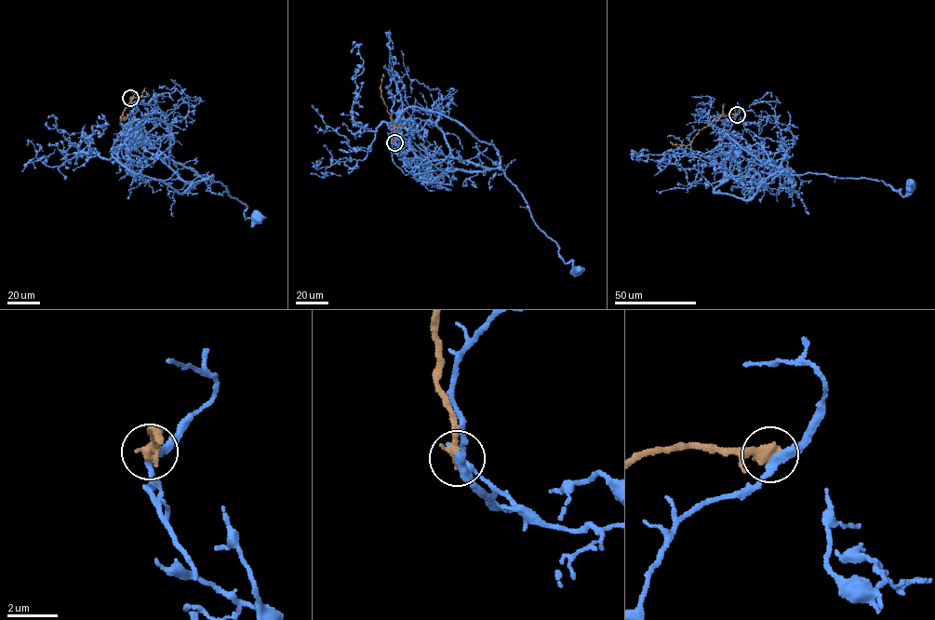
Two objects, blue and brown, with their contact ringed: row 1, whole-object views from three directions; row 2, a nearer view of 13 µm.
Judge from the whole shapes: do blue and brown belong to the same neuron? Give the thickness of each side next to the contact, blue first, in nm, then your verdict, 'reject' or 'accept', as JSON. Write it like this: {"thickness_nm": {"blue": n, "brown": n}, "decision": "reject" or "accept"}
{"thickness_nm": {"blue": 300, "brown": 360}, "decision": "reject"}

